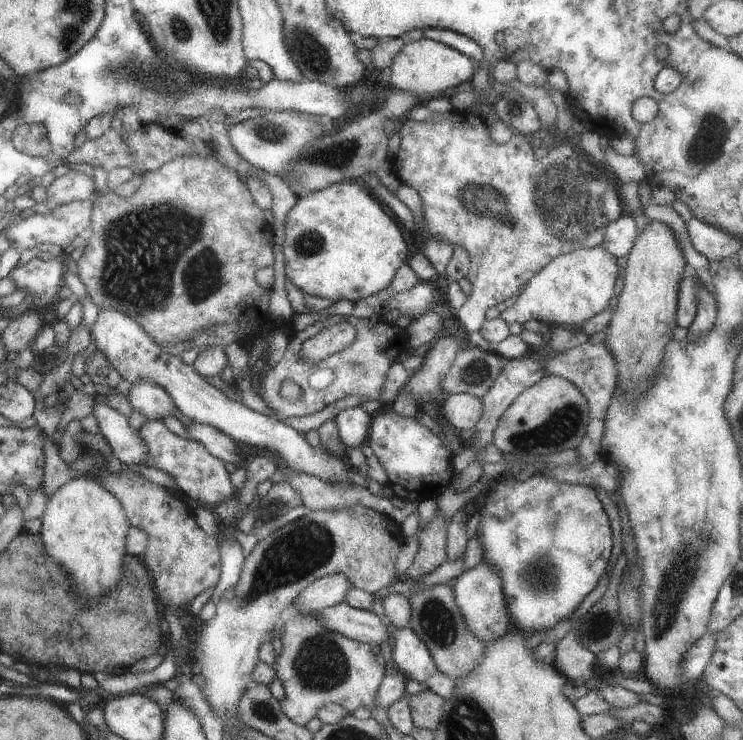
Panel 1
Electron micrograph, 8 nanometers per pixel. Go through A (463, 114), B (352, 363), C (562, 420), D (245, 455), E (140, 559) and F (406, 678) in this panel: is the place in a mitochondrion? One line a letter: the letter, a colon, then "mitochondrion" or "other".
A: other
B: mitochondrion
C: mitochondrion
D: other
E: other
F: other

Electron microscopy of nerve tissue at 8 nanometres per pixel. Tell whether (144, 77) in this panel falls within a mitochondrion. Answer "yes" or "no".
yes

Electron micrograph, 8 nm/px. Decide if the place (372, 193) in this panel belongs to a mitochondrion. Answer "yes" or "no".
no

